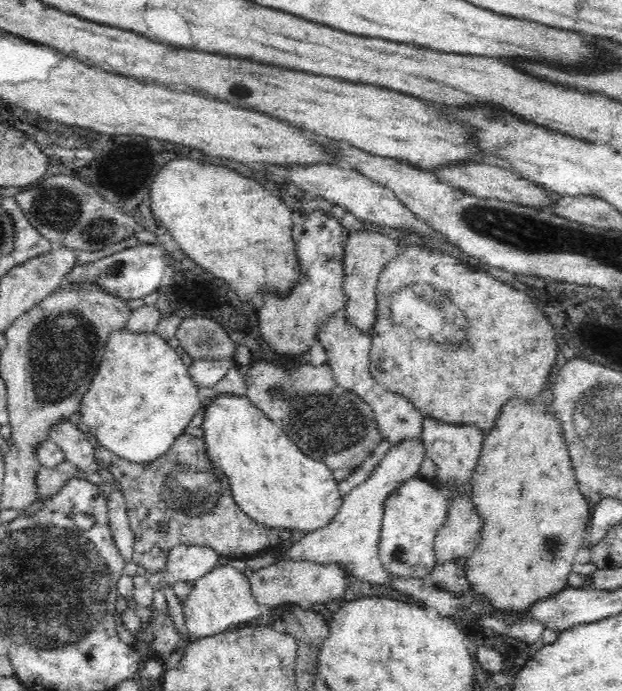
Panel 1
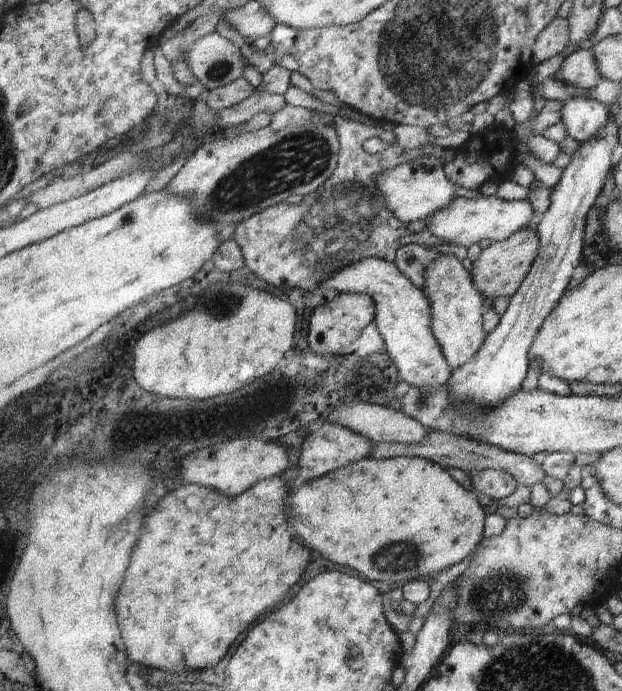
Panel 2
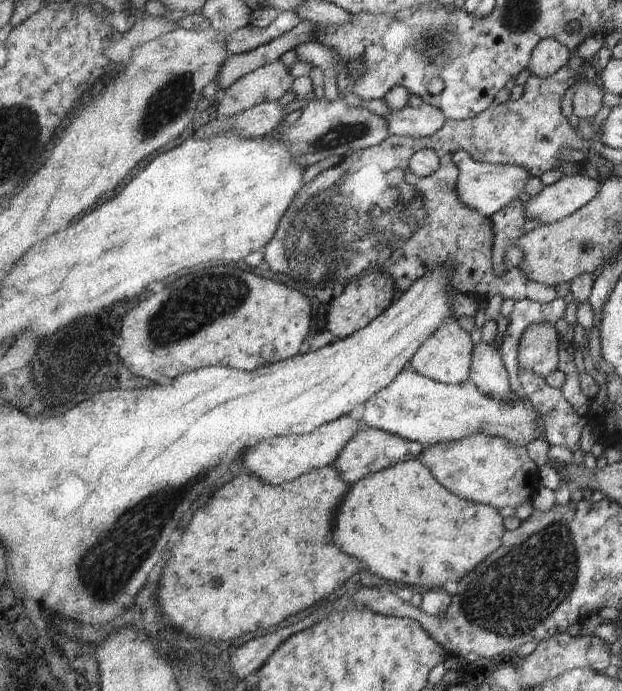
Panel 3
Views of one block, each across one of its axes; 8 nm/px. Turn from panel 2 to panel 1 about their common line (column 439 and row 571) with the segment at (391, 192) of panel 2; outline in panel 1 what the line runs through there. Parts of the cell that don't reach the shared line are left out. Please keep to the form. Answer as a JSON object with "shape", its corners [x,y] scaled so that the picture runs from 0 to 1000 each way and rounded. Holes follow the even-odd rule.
{"shape":[[[288,787],[273,795],[267,819],[251,829],[235,832],[241,848],[277,848],[289,839],[315,842],[350,819],[354,803],[344,795],[325,789]]]}

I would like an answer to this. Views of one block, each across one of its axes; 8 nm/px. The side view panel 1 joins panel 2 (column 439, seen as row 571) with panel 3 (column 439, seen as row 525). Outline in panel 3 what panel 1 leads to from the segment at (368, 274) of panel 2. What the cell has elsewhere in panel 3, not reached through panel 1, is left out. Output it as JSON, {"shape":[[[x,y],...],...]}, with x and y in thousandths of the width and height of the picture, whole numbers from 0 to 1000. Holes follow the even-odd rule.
{"shape":[[[730,456],[728,460],[719,460],[711,472],[683,498],[667,511],[659,530],[670,538],[685,546],[699,548],[719,556],[744,556],[756,550],[757,544],[757,518],[762,512],[764,499],[757,495],[756,483],[751,483],[741,472],[738,462]]]}

